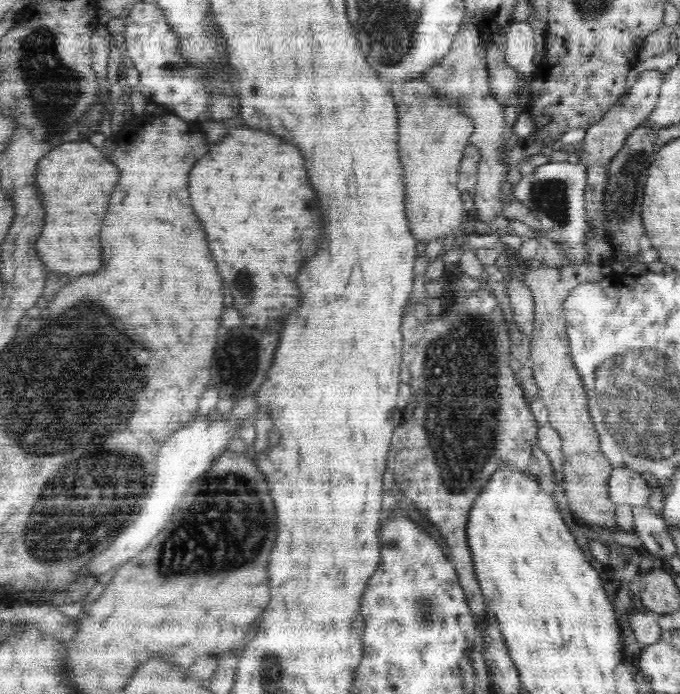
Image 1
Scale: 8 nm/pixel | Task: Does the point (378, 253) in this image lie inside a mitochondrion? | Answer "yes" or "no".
no

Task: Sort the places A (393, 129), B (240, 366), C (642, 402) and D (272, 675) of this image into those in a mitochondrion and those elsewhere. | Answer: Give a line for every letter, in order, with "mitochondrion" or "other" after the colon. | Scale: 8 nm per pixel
A: other
B: mitochondrion
C: mitochondrion
D: mitochondrion

